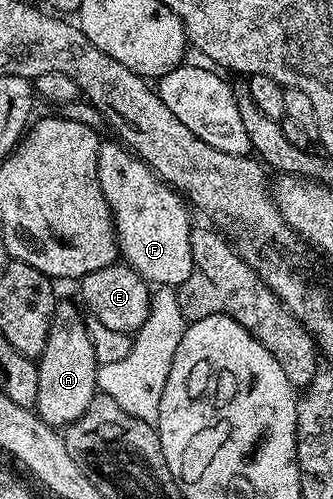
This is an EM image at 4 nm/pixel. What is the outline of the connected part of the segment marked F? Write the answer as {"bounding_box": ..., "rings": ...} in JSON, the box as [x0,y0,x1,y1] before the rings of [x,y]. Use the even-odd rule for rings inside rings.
{"bounding_box":[99,140,195,287],"rings":[[[117,140],[112,141],[102,141],[99,148],[99,186],[113,213],[120,257],[124,265],[131,267],[140,278],[154,287],[179,287],[189,279],[195,265],[193,226],[189,223],[190,207],[178,191],[169,183],[161,181],[153,169],[141,161],[128,146]]]}

